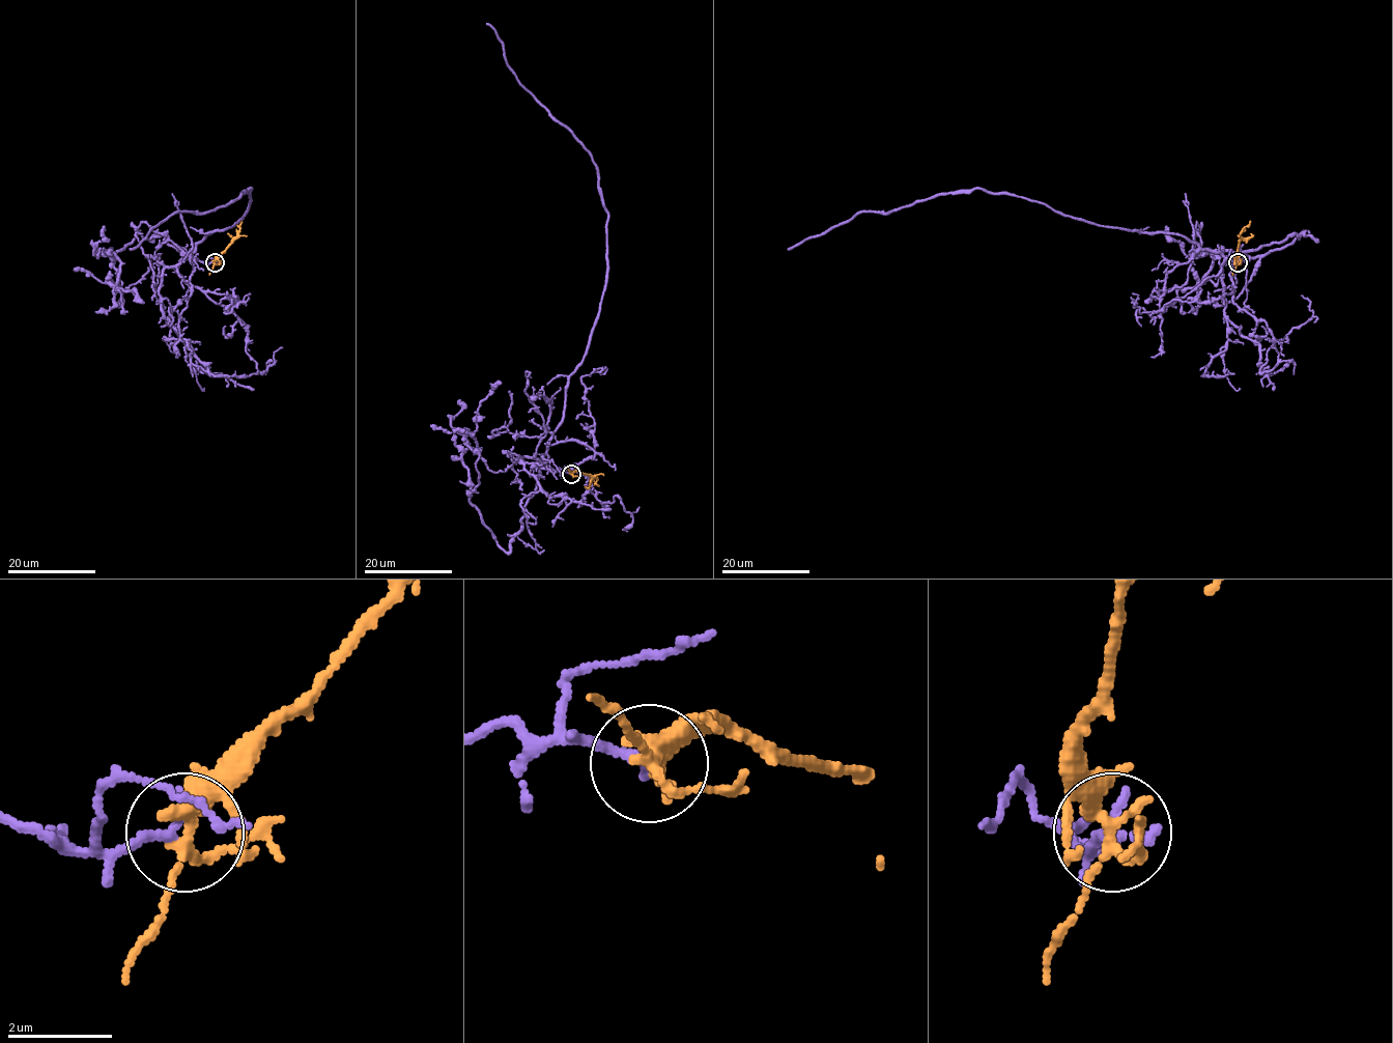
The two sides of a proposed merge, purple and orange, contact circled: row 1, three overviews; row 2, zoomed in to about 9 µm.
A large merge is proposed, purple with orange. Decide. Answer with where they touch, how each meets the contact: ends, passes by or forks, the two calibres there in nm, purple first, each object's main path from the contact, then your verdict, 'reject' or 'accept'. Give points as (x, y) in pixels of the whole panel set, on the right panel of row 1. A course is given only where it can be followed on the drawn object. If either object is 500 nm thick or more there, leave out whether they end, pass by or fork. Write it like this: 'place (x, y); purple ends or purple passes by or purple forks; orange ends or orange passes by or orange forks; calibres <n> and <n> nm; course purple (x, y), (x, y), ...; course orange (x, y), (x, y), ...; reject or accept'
place (1238, 262); purple ends; orange forks; calibres 220 and 240 nm; course purple (1238, 261), (1177, 234), (1100, 225), (1038, 201), (975, 189), (942, 193), (889, 213), (857, 213), (788, 250); course orange (1238, 261), (1235, 252), (1241, 231), (1250, 221); accept

